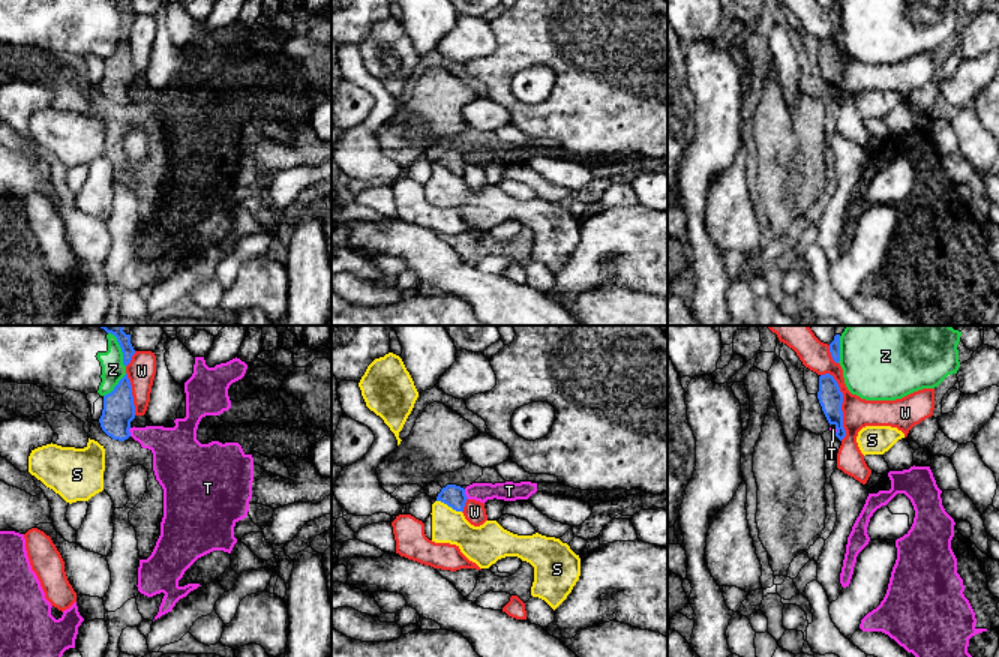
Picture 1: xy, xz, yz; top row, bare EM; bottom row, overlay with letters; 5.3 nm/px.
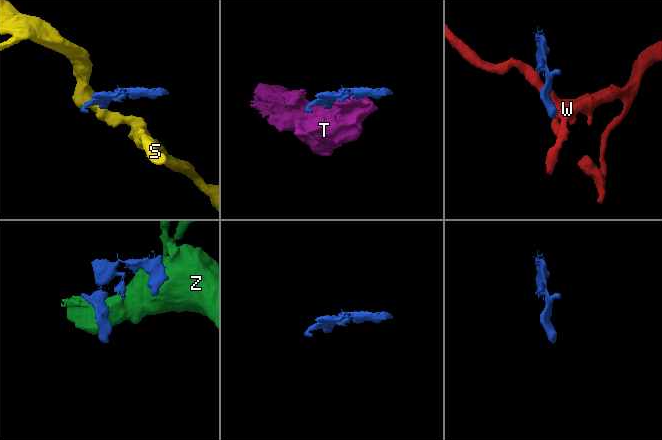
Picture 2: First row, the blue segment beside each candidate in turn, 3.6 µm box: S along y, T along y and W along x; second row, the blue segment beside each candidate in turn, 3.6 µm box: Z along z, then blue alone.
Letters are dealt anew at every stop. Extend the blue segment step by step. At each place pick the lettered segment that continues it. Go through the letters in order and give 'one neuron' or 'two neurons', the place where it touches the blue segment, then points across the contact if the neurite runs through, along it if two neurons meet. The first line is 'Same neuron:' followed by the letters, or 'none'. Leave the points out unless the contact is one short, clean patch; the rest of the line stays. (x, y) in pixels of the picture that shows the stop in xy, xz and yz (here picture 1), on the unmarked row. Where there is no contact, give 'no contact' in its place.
Same neuron: none
S: two neurons; meets blue in xz at (449, 170); border along xz (437, 164), (461, 176)
T: two neurons; meets blue in xz at (464, 158); border along xz (464, 153), (468, 162)
W: two neurons; meets blue in yz at (840, 69)
Z: two neurons; meets blue in xy at (122, 15)

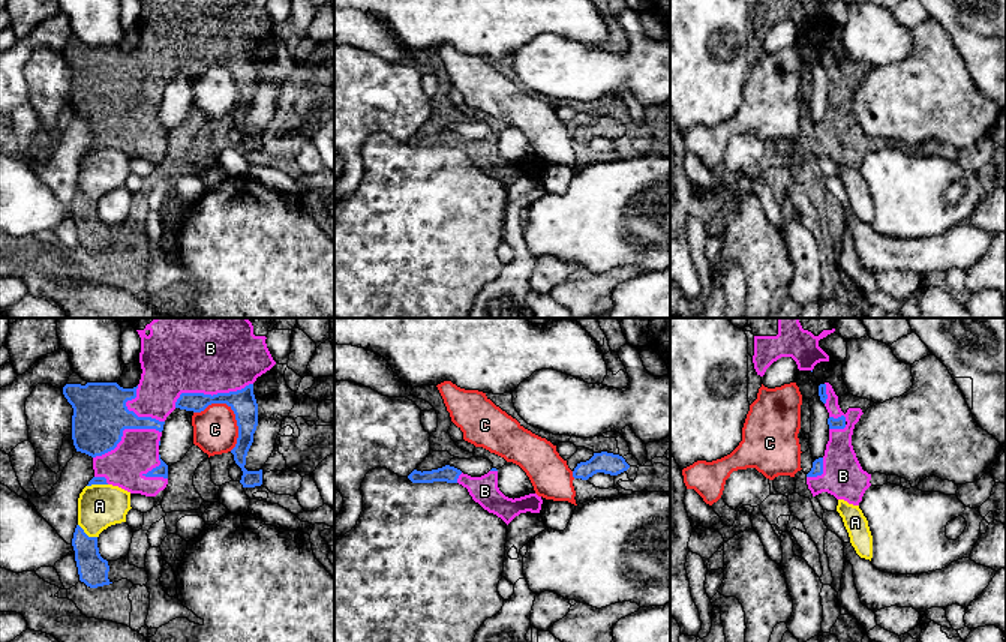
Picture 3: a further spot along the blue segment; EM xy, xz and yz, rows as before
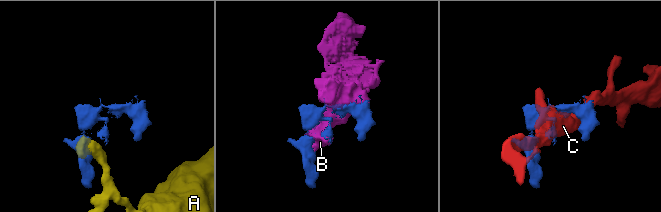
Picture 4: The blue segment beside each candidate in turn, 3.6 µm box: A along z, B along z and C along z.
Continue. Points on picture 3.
Same neuron: B
A: two neurons; meets blue in xy at (86, 198); border along xy (78, 188), (89, 200), (96, 201)
B: one neuron; meets blue in xy at (210, 59)
C: two neurons; meets blue in xy at (233, 74)

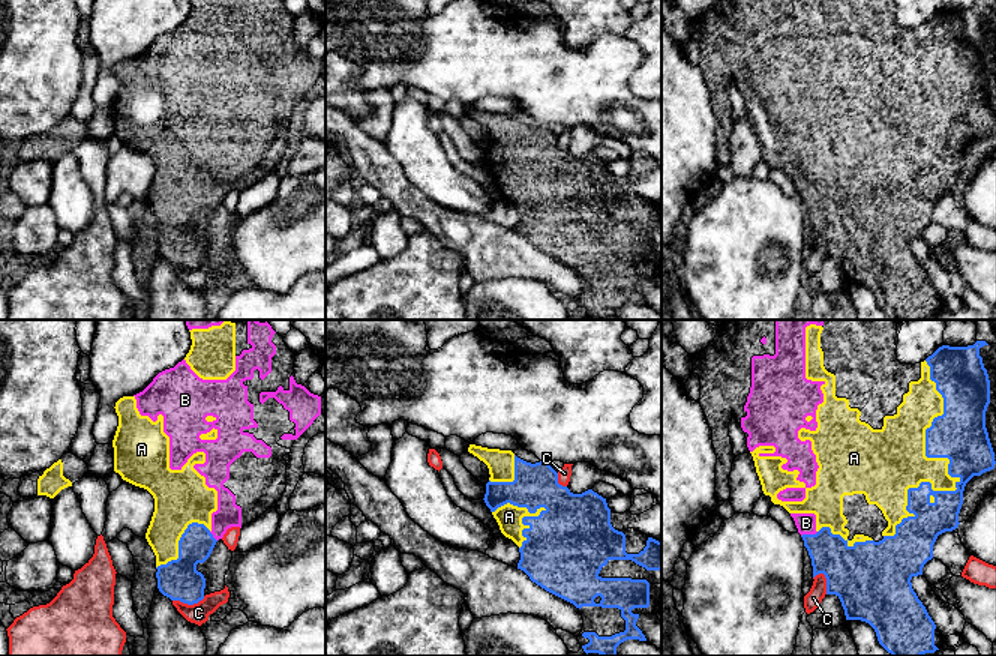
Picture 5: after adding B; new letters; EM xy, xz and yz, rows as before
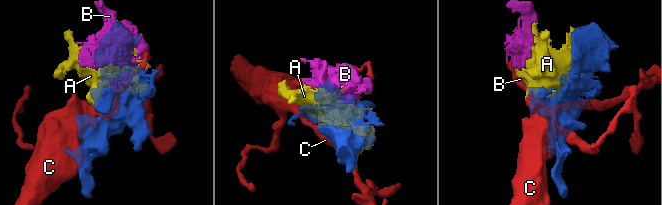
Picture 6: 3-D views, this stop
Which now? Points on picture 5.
Same neuron: A, B
A: one neuron; meets blue in yz at (948, 134)
B: one neuron; meets blue in yz at (809, 198)
C: two neurons; meets blue in xy at (188, 267)

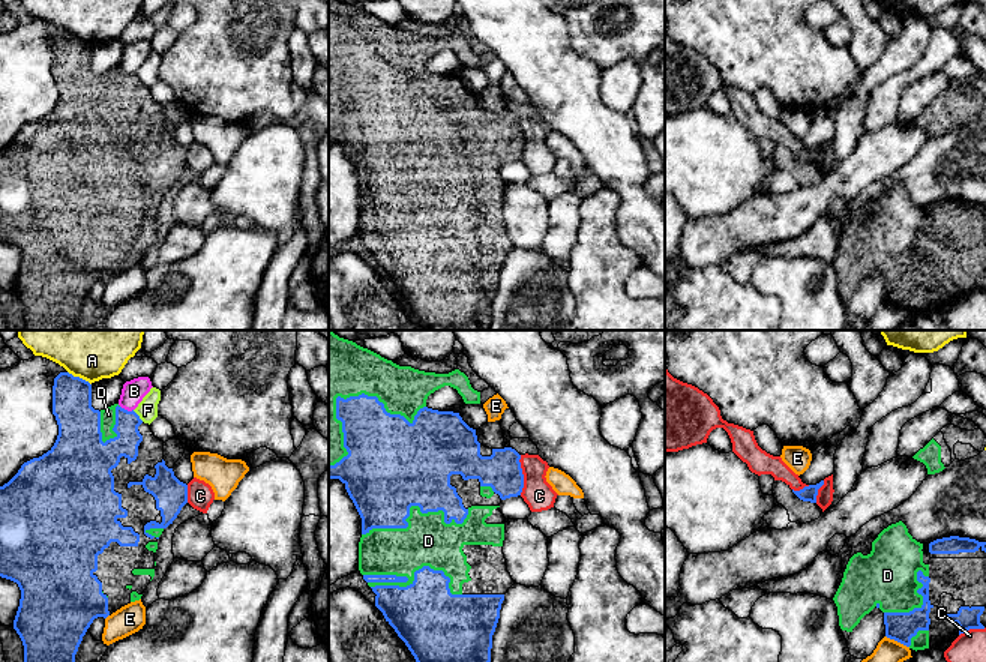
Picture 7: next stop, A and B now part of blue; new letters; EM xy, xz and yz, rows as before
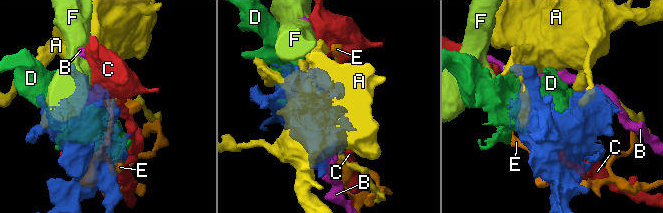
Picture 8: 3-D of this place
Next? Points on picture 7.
Same neuron: D
A: two neurons; meets blue in xy at (78, 41)
B: two neurons; meets blue in xy at (126, 74)
C: two neurons; meets blue in xz at (523, 138)
D: one neuron; meets blue in xz at (414, 237)
E: two neurons; meets blue in yz at (898, 305)
F: two neurons; meets blue in xy at (138, 80); border along xy (132, 74), (143, 84)

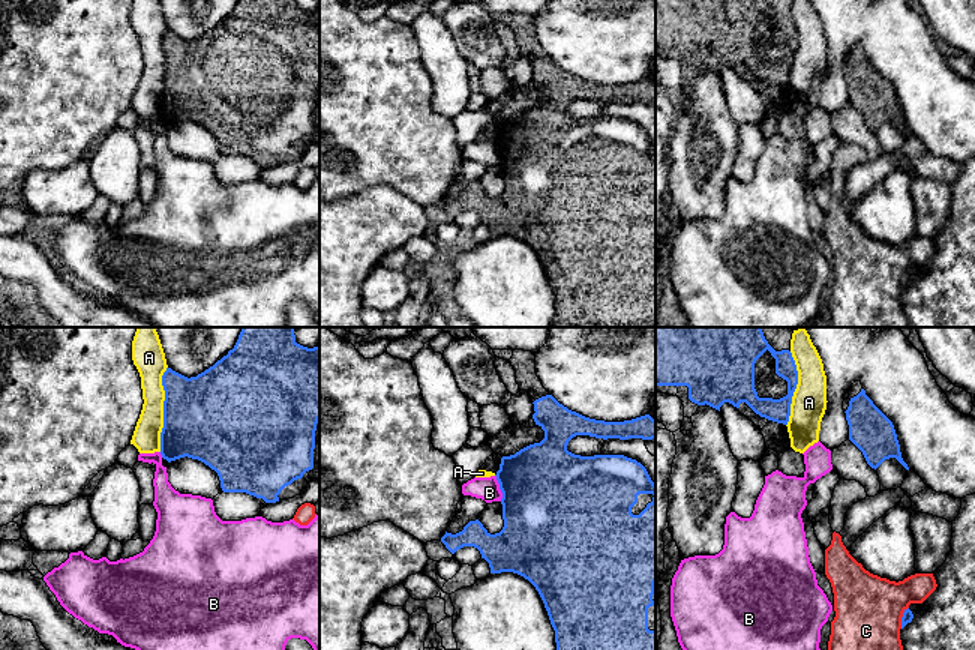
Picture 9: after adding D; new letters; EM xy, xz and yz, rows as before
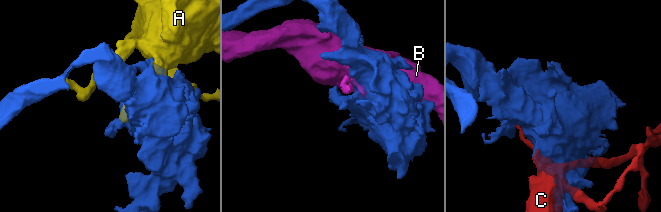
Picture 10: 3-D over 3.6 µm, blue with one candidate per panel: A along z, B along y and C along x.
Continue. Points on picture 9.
Same neuron: none
A: two neurons; meets blue in xy at (164, 72)
B: two neurons; meets blue in xz at (500, 152)
C: two neurons; meets blue in yz at (902, 281)

